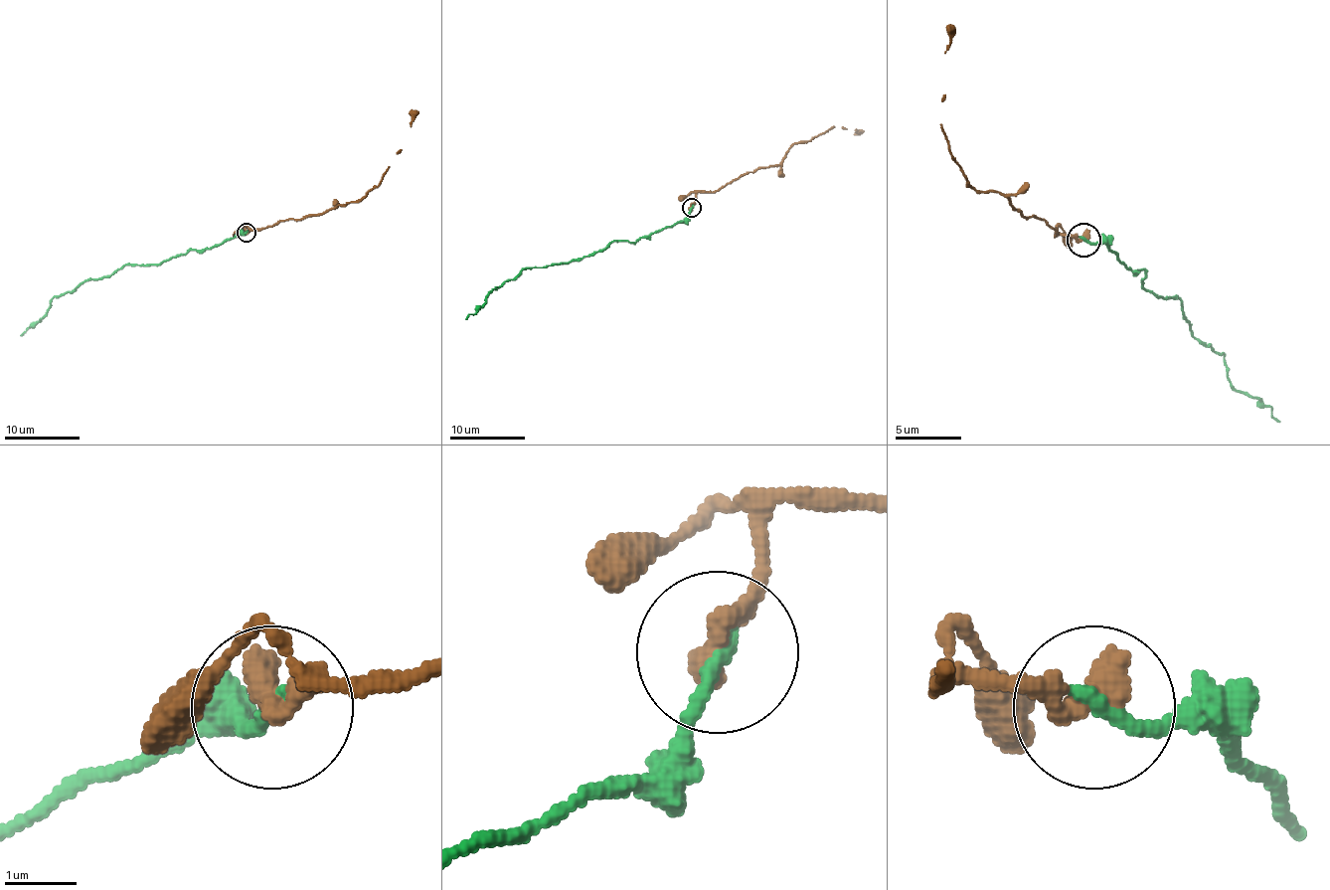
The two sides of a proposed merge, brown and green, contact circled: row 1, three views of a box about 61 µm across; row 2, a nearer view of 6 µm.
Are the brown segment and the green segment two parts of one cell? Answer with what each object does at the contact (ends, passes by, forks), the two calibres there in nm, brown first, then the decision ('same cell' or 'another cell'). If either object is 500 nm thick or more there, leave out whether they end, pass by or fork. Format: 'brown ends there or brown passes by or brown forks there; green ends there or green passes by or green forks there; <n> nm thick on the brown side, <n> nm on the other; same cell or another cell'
brown ends there; green ends there; 480 nm thick on the brown side, 240 nm on the other; same cell

